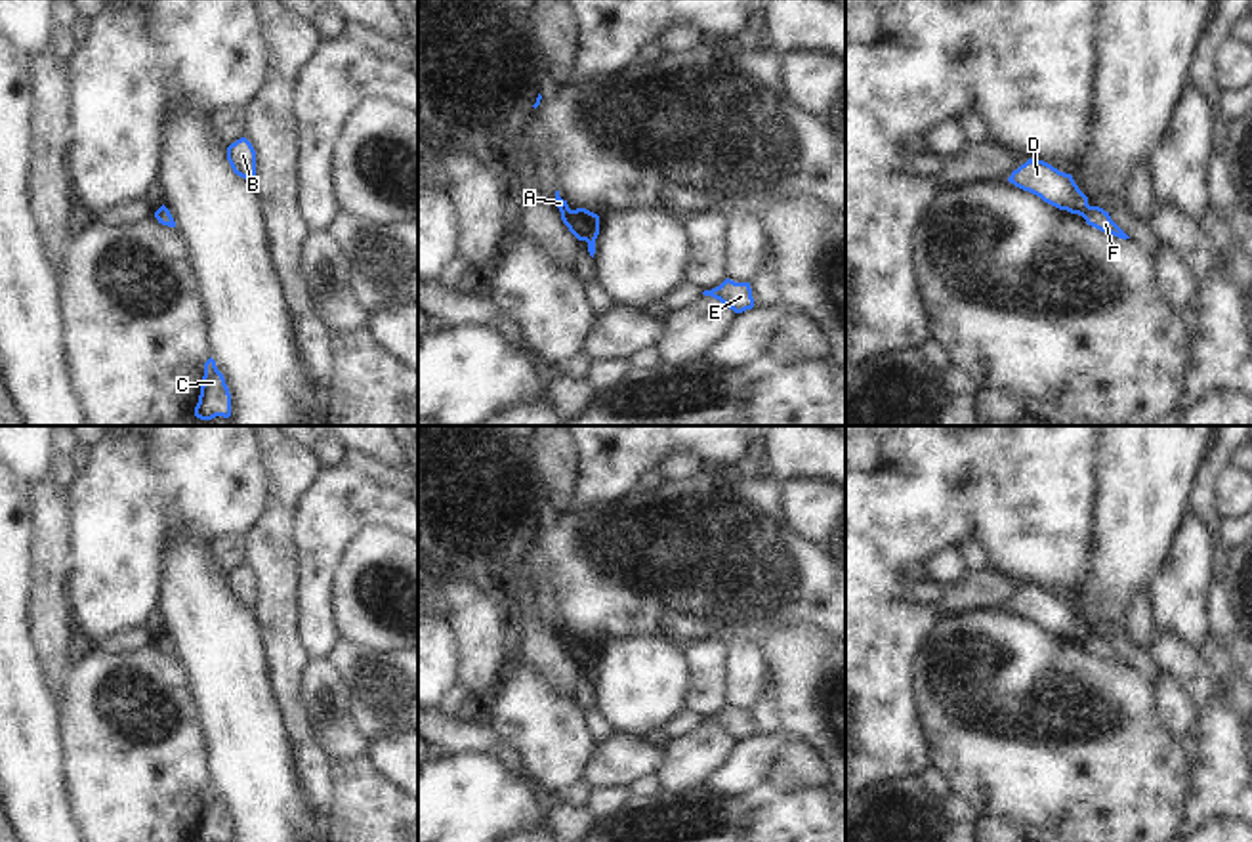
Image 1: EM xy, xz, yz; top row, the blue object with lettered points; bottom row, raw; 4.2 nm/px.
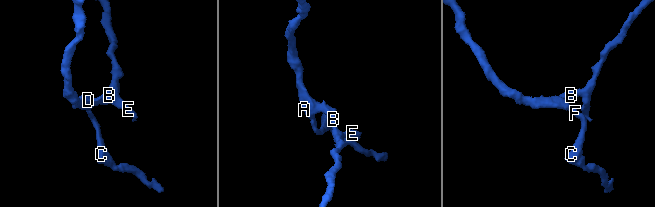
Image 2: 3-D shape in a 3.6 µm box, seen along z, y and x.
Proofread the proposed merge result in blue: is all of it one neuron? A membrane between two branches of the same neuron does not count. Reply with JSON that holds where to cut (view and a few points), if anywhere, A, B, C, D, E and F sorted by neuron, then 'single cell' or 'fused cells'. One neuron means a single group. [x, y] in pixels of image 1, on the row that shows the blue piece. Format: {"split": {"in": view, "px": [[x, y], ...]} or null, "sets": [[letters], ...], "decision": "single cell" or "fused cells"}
{"split": {"in": "yz", "px": [[1090, 207], [1083, 216]]}, "sets": [["A", "B", "D", "E"], ["C", "F"]], "decision": "fused cells"}

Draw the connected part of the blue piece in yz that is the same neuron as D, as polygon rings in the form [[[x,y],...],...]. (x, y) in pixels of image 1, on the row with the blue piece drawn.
[[[1029,158],[1008,178],[1015,187],[1040,197],[1044,202],[1067,210],[1071,214],[1086,216],[1090,204],[1088,197],[1078,189],[1071,174],[1059,172],[1044,160]]]

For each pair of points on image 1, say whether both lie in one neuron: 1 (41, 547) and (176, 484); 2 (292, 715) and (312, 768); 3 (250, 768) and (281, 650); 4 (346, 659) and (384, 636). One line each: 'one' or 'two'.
1: two
2: one
3: two
4: two

